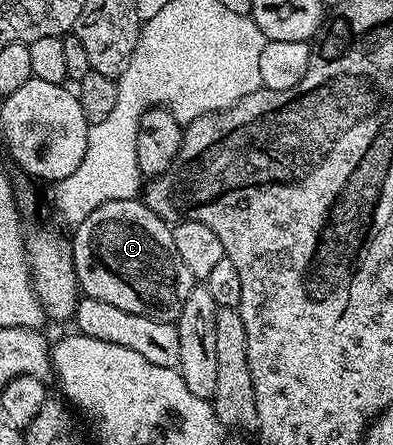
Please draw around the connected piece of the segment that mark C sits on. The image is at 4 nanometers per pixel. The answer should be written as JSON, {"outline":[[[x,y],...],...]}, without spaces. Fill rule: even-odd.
{"outline":[[[144,200],[103,203],[75,226],[71,244],[77,284],[84,296],[131,311],[131,315],[176,322],[195,278],[175,251],[170,222],[146,207]]]}

